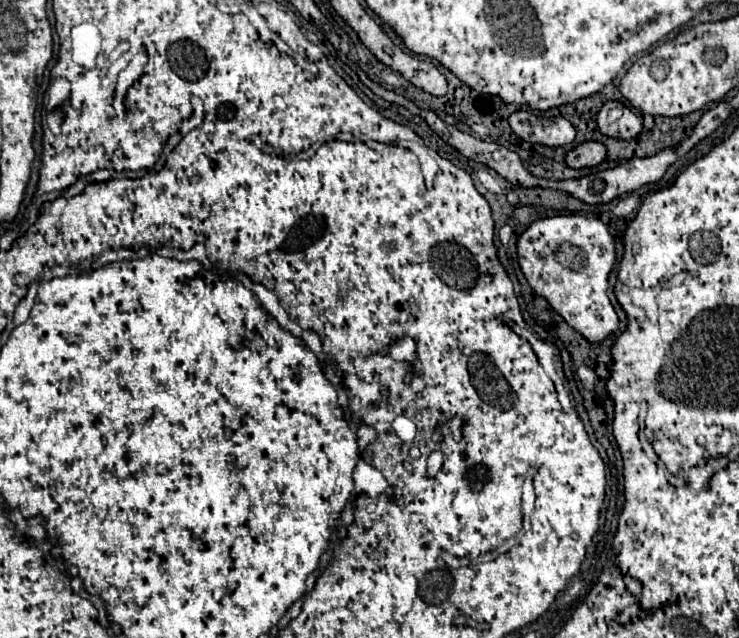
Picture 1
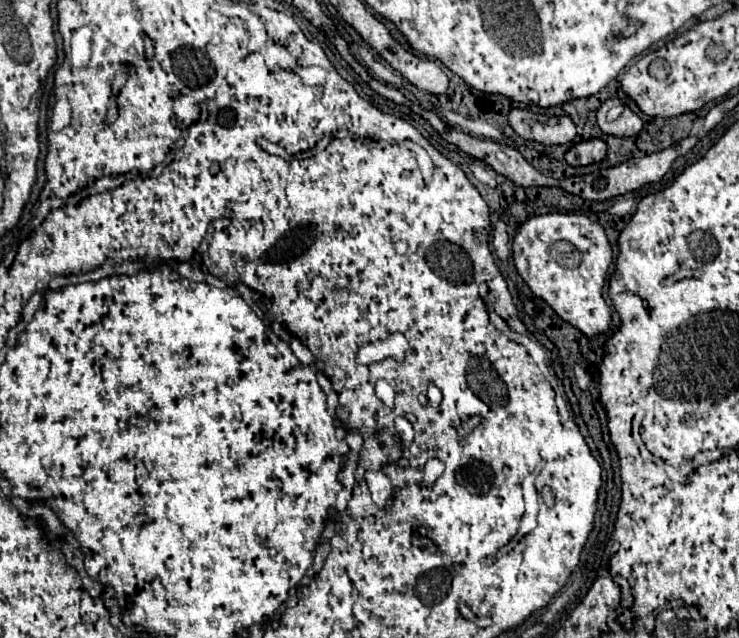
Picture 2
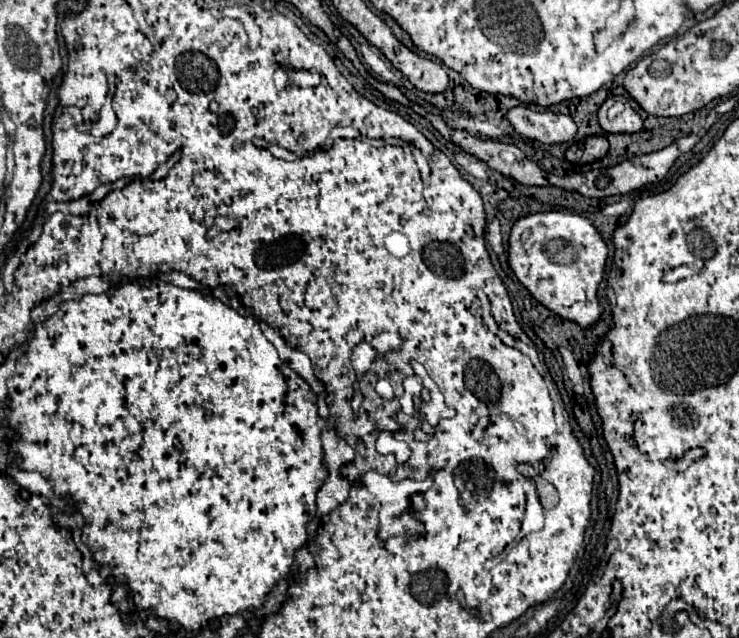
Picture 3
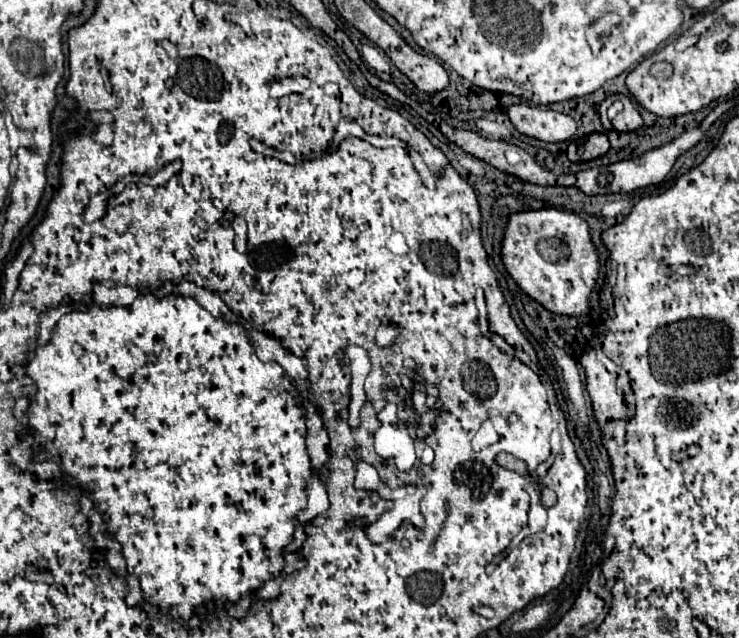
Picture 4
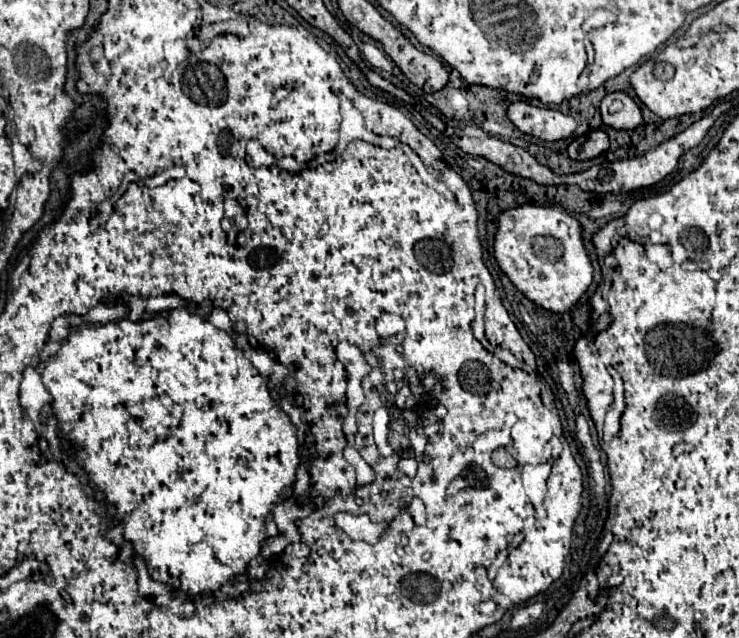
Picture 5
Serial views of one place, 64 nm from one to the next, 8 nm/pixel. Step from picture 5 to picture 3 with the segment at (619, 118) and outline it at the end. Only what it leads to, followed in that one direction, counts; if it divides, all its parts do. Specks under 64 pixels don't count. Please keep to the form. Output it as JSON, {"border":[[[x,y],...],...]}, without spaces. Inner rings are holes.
{"border":[[[610,98],[606,100],[600,108],[598,108],[598,120],[600,120],[600,126],[604,128],[604,132],[612,132],[612,134],[632,134],[632,132],[638,132],[642,128],[642,118],[634,112],[634,108],[626,102],[626,108],[622,114],[618,114],[614,120],[608,120],[606,118],[606,110],[616,102],[618,98]]]}

